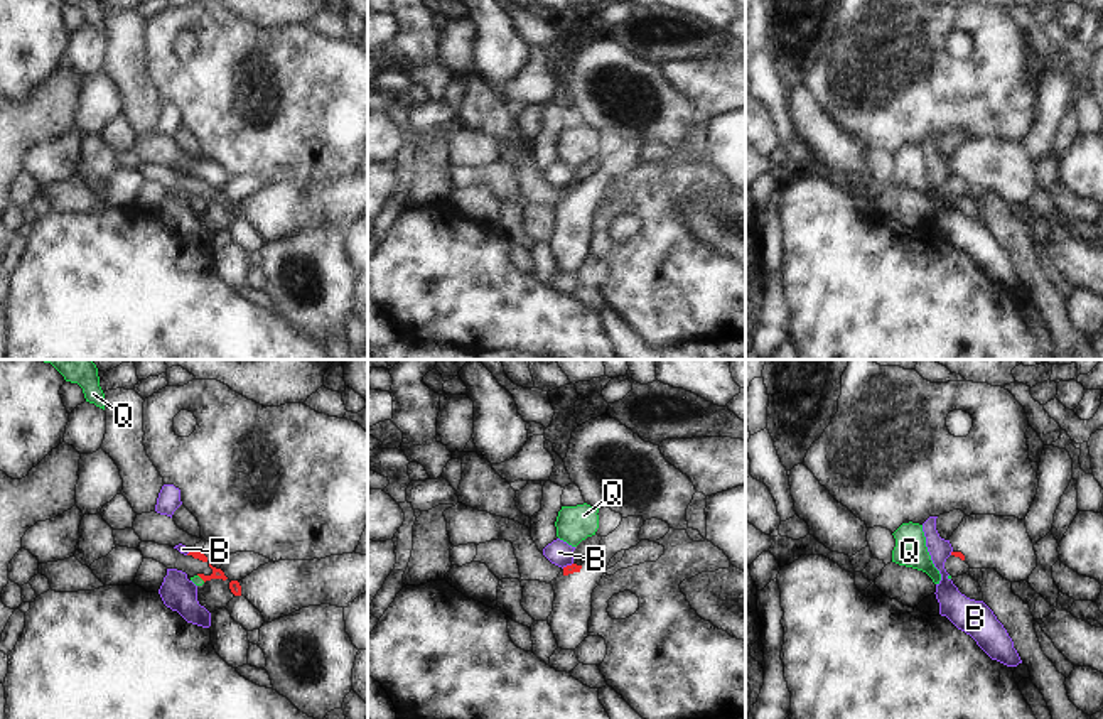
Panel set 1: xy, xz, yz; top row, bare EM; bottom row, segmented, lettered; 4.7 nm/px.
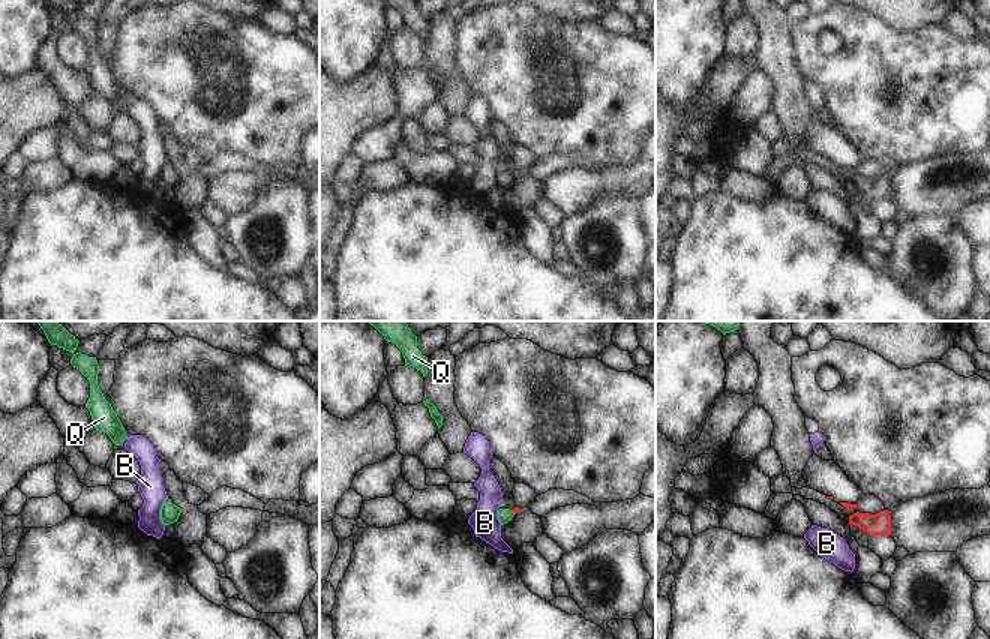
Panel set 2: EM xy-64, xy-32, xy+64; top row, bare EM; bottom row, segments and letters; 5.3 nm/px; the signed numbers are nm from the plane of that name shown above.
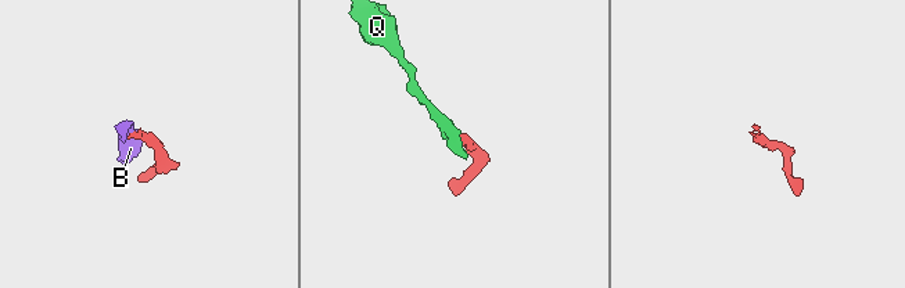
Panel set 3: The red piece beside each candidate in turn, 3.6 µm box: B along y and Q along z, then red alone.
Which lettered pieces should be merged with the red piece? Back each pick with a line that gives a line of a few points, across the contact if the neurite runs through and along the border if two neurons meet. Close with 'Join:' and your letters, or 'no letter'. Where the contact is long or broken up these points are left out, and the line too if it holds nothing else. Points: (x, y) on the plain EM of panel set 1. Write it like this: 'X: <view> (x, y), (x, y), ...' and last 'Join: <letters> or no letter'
Join: no letter

